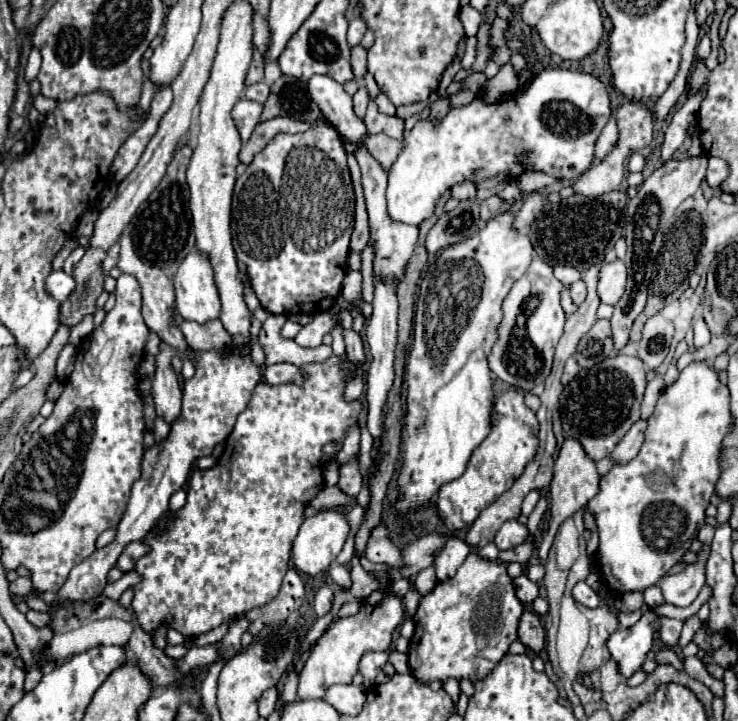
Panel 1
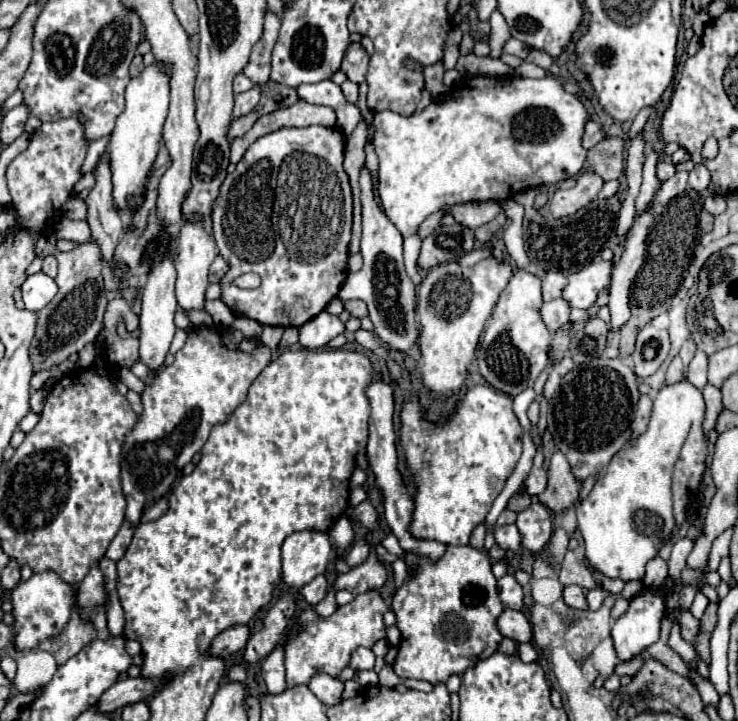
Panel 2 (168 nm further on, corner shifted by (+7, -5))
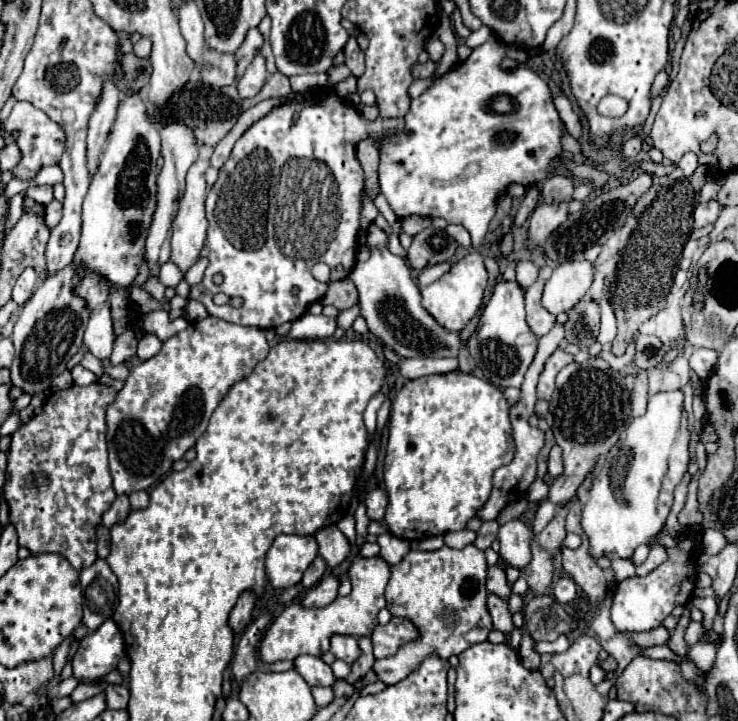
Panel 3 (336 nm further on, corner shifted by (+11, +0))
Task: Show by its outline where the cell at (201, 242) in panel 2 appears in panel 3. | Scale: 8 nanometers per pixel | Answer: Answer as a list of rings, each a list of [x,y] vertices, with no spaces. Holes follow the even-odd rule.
[[[197,159],[191,169],[187,171],[187,187],[179,201],[177,217],[173,219],[173,237],[171,237],[171,261],[181,269],[185,275],[201,255],[201,249],[207,239],[207,217],[205,217],[205,197],[207,197],[207,183],[205,183],[205,171],[209,167],[209,161]]]

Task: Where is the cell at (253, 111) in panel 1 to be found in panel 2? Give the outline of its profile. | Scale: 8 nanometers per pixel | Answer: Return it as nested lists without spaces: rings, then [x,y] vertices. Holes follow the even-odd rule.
[[[259,84],[253,86],[251,90],[247,92],[241,92],[235,96],[235,108],[233,108],[233,116],[239,118],[239,116],[245,116],[249,114],[259,102]]]

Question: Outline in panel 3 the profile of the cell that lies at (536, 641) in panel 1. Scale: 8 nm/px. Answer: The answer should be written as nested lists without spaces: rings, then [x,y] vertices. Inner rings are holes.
[[[489,595],[487,597],[487,607],[489,607],[489,613],[491,613],[491,619],[493,619],[493,627],[501,633],[511,633],[515,627],[513,627],[513,621],[511,621],[511,611],[507,607],[507,601],[503,601],[501,597],[497,595]]]

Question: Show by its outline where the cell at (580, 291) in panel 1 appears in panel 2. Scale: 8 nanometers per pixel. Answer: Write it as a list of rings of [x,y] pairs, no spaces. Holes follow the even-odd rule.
[[[563,298],[551,300],[551,302],[543,302],[541,306],[541,320],[545,322],[545,326],[549,328],[551,334],[555,334],[563,324],[569,322],[569,304]]]

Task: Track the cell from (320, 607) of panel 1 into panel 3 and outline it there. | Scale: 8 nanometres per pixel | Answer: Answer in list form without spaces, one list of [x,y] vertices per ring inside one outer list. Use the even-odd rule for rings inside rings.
[[[317,557],[317,559],[309,565],[309,569],[305,571],[305,575],[303,575],[303,581],[301,581],[303,589],[315,587],[315,585],[321,581],[321,577],[325,575],[325,569],[327,569],[325,559],[323,559],[323,557]]]

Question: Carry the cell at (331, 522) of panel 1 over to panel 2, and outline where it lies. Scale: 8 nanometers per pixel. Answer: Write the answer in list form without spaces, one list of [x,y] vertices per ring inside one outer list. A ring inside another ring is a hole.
[[[317,530],[295,532],[281,546],[283,572],[281,578],[289,588],[299,590],[315,576],[323,574],[333,554],[329,534]]]

